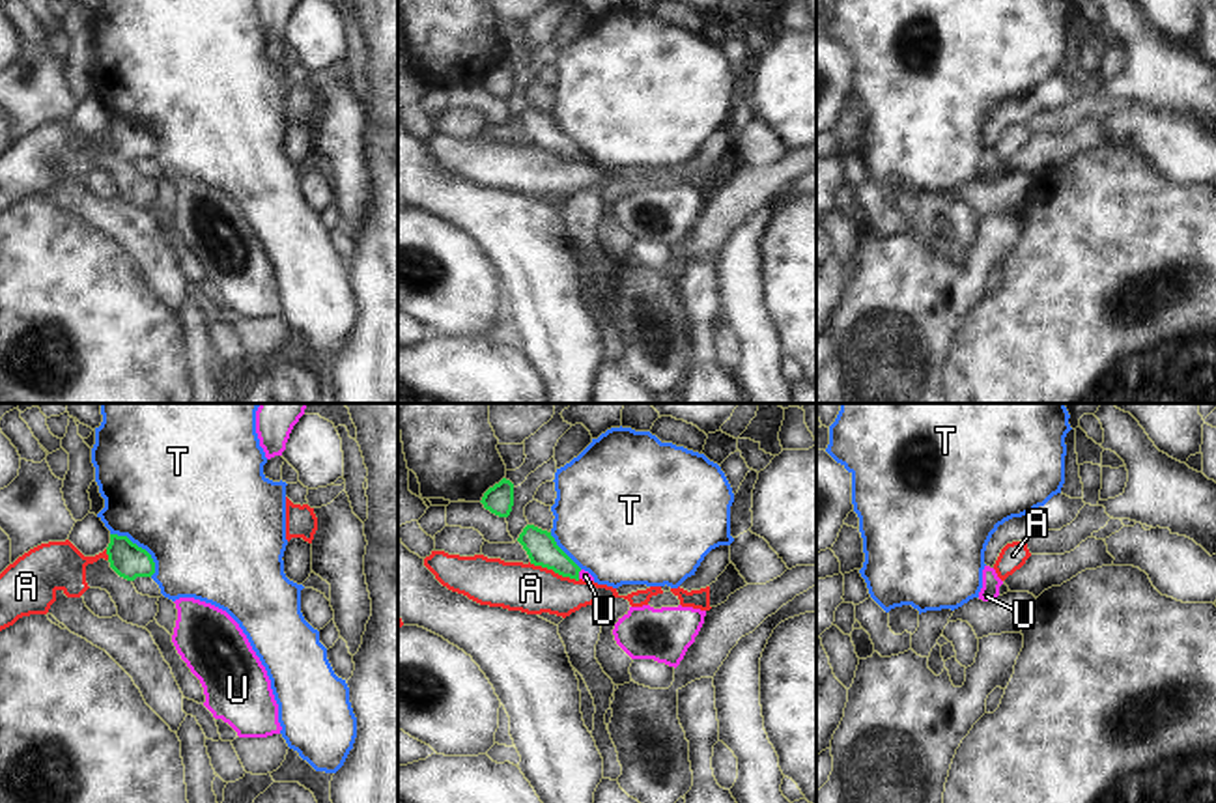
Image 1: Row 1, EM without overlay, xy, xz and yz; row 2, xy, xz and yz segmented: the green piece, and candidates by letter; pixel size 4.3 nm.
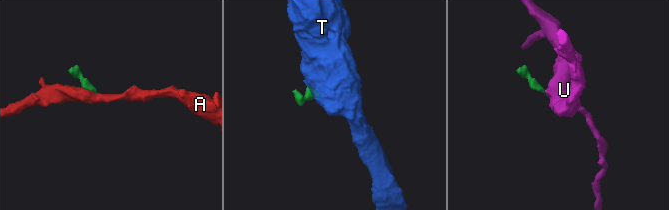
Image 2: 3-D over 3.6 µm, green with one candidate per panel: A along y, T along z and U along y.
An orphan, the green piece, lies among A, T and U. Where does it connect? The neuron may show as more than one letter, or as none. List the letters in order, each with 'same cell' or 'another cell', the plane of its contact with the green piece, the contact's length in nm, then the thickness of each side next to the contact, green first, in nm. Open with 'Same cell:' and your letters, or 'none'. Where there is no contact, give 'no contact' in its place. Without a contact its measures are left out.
Same cell: U
A: another cell; contact in xz; length 240 nm; calibres 140 and 220 nm
T: another cell; contact in xy; length 260 nm; calibres 150 and 500 nm
U: same cell; contact in xz; length 40 nm; calibres 140 and 50 nm

